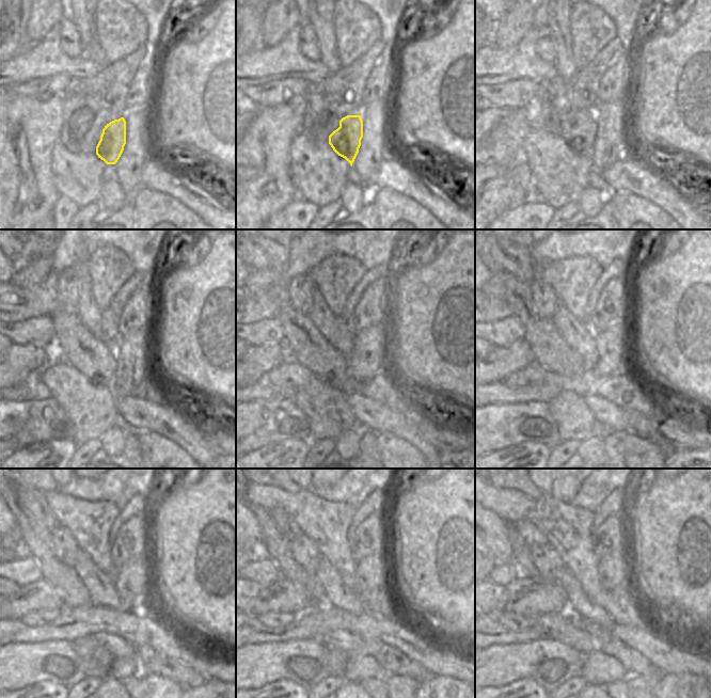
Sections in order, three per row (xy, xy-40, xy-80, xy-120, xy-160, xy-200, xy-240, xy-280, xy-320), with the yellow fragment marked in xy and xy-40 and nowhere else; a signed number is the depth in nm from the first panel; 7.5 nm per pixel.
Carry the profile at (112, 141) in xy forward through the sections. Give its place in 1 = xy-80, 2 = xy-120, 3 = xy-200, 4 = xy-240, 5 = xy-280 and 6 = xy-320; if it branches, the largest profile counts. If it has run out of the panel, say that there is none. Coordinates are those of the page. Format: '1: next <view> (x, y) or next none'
1: next xy-80 (579, 130)
2: next xy-120 (75, 345)
3: next xy-200 (550, 349)
4: next xy-240 (37, 540)
5: next xy-280 (278, 544)
6: next xy-320 (521, 551)

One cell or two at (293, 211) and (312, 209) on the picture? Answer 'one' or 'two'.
one

